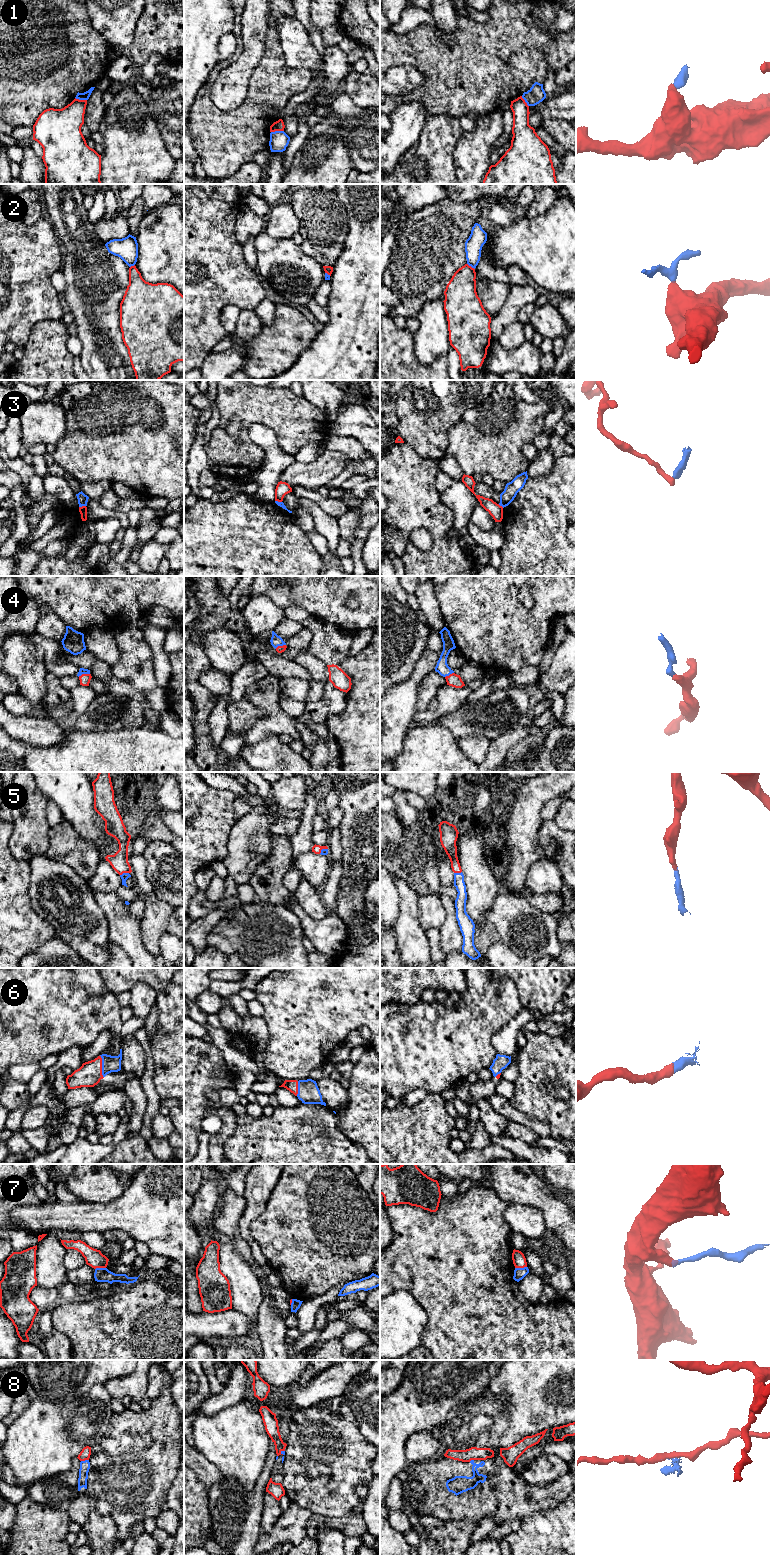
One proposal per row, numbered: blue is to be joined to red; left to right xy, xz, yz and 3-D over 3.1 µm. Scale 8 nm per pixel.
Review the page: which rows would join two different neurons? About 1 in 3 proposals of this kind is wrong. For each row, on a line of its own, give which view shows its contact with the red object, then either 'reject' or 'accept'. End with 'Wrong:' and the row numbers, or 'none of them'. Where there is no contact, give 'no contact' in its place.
1: meets red in xz; reject
2: meets red in yz; reject
3: meets red in xy; reject
4: meets red in xy; accept
5: meets red in xy; accept
6: meets red in xy; accept
7: meets red in yz; reject
8: meets red in xy; reject
Wrong: 1, 2, 3, 7, 8

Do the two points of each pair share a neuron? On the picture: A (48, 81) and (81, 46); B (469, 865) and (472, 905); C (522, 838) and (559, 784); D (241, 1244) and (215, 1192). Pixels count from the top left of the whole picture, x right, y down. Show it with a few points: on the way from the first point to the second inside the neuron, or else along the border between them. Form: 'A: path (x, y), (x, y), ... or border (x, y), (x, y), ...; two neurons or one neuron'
A: path (58, 71), (63, 70), (69, 65), (71, 56); one neuron
B: path (474, 875), (474, 895); one neuron
C: path (523, 823), (525, 812), (544, 793); one neuron
D: border (226, 1186), (211, 1222); two neurons

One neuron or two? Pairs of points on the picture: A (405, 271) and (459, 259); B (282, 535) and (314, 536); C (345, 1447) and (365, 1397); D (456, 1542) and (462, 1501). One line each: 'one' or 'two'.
A: one
B: two
C: two
D: two

